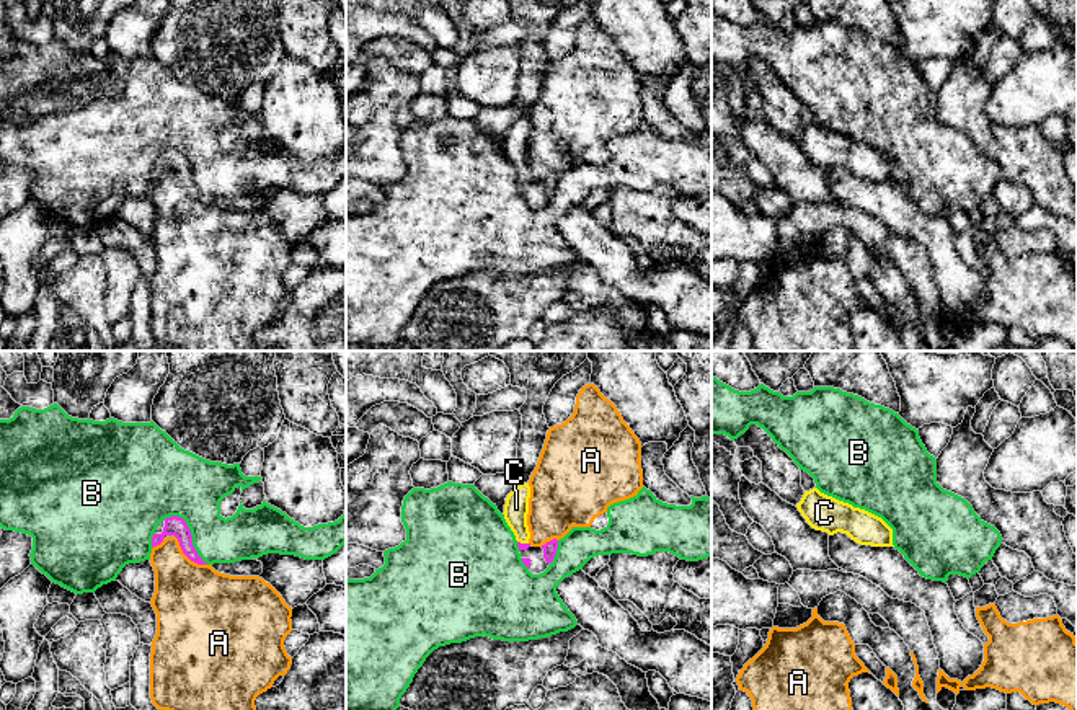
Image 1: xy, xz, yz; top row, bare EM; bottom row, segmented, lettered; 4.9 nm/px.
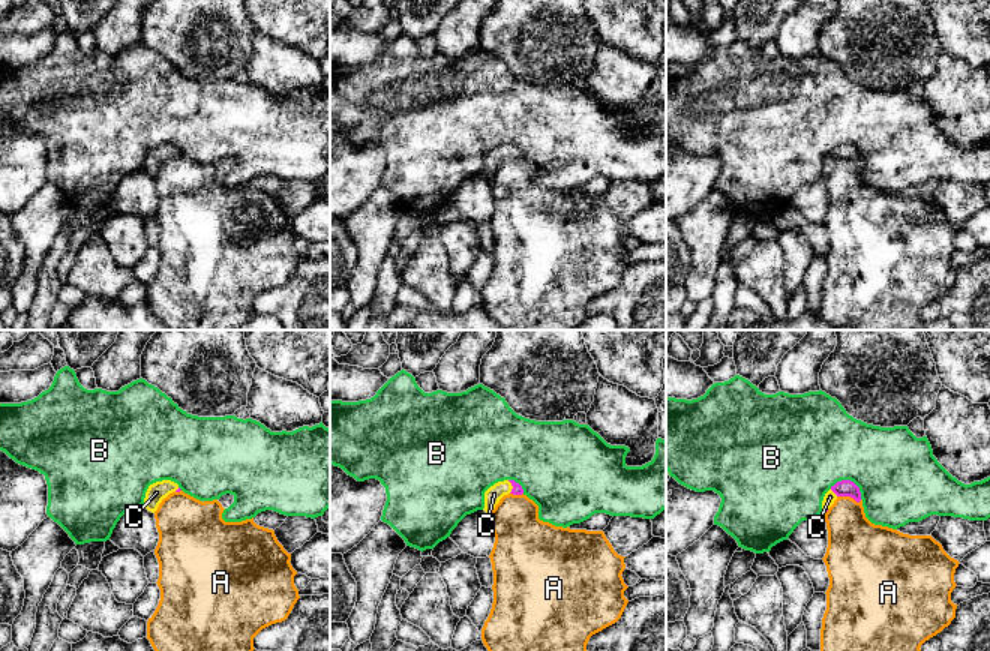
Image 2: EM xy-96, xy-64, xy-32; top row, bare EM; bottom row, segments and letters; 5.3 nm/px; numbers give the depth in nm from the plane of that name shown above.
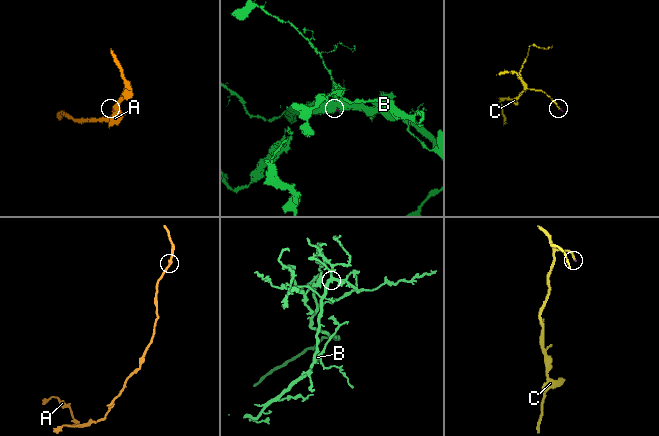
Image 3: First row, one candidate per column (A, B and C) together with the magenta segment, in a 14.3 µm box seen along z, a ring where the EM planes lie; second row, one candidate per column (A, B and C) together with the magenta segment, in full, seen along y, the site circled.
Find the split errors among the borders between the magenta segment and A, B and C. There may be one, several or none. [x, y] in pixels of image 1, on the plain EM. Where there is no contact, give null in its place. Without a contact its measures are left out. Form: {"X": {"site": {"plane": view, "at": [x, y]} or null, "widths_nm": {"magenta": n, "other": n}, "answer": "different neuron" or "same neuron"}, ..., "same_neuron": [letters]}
{"A": {"site": {"plane": "xy", "at": [186, 190]}, "widths_nm": {"magenta": 100, "other": 400}, "answer": "different neuron"}, "B": {"site": {"plane": "xy", "at": [190, 168]}, "widths_nm": {"magenta": 100, "other": 320}, "answer": "different neuron"}, "C": {"site": {"plane": "xz", "at": [522, 178]}, "widths_nm": {"magenta": 30, "other": 120}, "answer": "same neuron"}, "same_neuron": ["C"]}

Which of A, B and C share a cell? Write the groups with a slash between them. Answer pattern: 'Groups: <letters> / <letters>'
Groups: A / B / C

